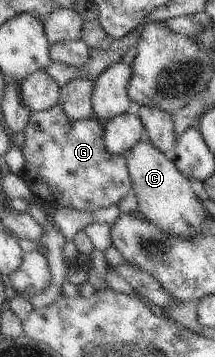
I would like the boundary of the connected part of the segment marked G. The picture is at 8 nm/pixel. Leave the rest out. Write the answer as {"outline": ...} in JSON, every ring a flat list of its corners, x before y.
{"outline":[[57,104,54,109,50,108,49,110,44,110,41,112,33,112,29,117,24,133,25,143,22,147,23,160,22,168,20,169,25,171,25,173,23,173,23,181,28,183,28,187,31,189,31,193,37,197,37,203,41,205,48,205,53,210,60,208,71,208,87,212,94,212,98,210,101,211,102,209,109,208,111,206,118,206,121,199,125,198,128,195,130,189,132,189,132,179,128,171,126,156,111,154,105,148,104,124,101,121,98,121,95,117,79,121,71,121,71,119,65,117,63,109,61,109,61,105]]}

